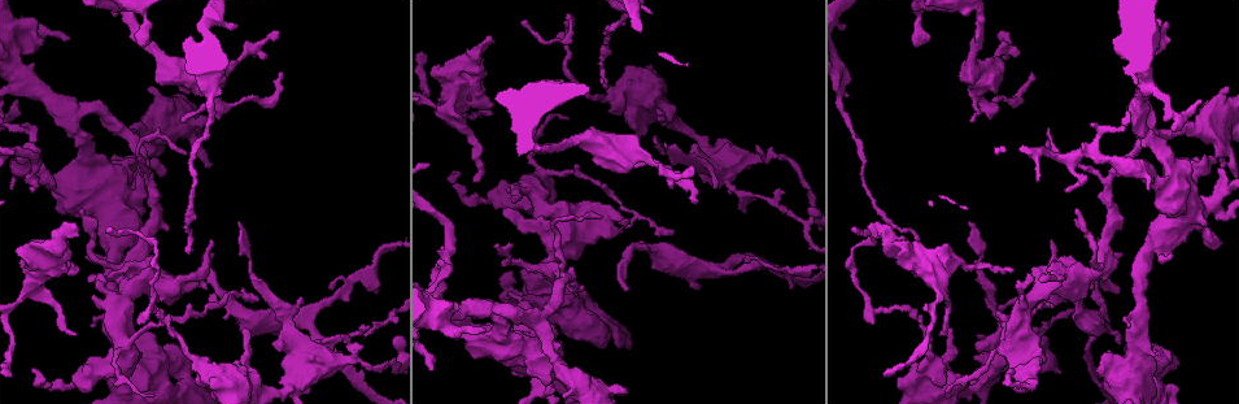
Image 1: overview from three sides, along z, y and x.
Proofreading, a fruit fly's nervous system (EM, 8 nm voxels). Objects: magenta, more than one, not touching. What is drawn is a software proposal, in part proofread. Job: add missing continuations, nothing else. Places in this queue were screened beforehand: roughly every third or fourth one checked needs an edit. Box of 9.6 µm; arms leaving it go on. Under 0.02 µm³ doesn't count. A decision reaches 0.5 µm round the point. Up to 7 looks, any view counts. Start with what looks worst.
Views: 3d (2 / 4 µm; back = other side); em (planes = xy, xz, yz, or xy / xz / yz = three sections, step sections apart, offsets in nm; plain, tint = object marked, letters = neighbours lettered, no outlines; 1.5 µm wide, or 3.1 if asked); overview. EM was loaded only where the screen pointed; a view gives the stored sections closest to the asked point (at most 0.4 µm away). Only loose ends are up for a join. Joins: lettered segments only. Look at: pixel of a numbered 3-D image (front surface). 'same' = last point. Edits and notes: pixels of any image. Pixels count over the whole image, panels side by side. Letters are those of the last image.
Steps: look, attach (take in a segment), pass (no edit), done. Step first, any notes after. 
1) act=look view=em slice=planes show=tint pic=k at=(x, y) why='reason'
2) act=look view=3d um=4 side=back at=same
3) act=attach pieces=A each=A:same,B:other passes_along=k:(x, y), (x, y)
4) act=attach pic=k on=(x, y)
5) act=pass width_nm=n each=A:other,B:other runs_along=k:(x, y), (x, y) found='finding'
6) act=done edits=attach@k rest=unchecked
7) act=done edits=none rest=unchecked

act=look view=3d um=2 pic=1 at=(491, 41) why='an open end'

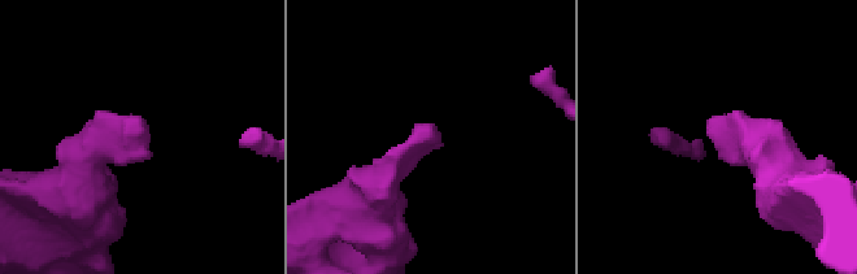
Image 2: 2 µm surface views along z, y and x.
act=look view=em slice=planes show=letters pic=2 at=(147, 127) why='need the tissue'

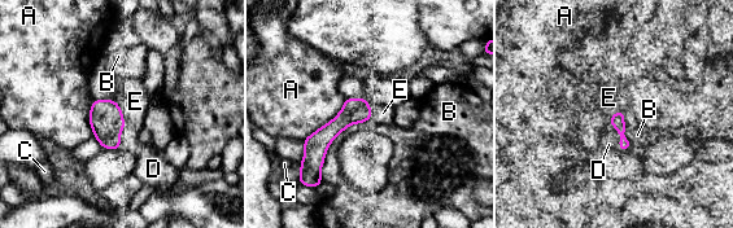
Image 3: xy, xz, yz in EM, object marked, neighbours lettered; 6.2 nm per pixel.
act=attach pieces=E each=A:other,B:other,C:other,D:other,E:same found='the neuron continues'

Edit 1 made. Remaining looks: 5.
act=look view=overview

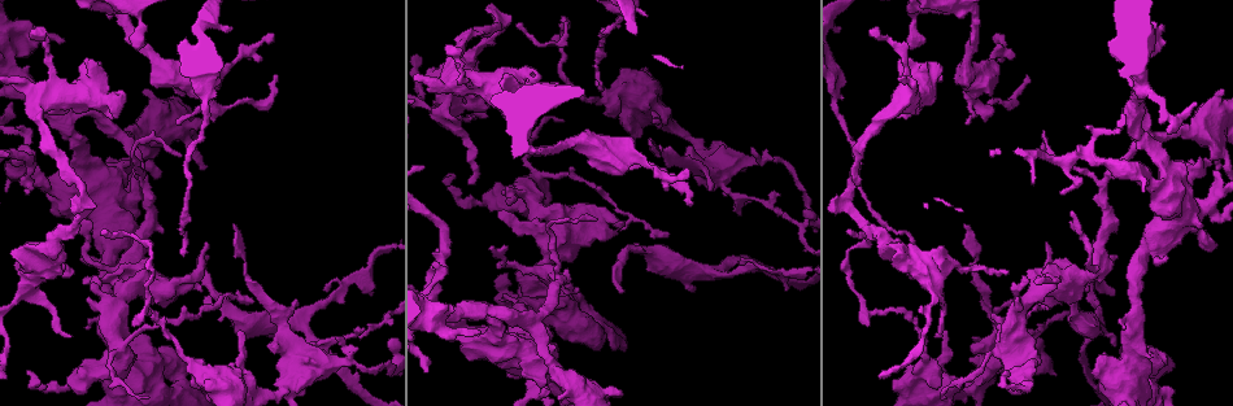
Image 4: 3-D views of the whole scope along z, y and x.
act=look view=3d um=4 pic=4 at=(294, 302) why='tapers out'

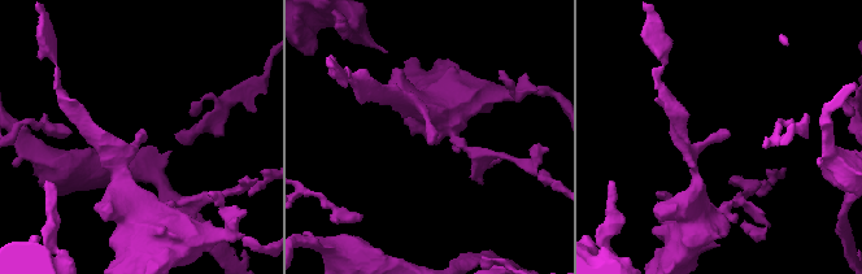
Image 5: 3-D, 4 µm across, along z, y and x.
act=look view=em slice=xy step=8 show=letters pic=5 at=(728, 132) why='now the EM'

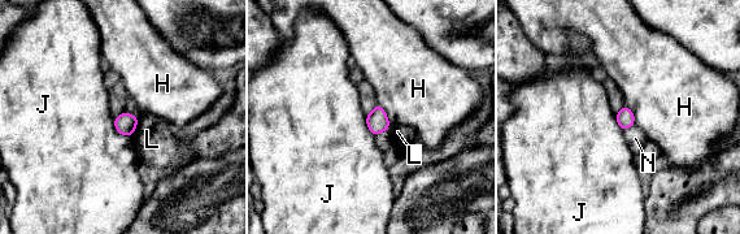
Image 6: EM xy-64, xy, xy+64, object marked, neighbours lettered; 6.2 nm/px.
act=pass longest_contact=H:180nm each=H:other,J:other,L:other,N:other border=6:(377, 103), (384, 111), (391, 126) found='no lettered segment goes on from it'

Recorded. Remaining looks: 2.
act=look view=em slice=xz step=4 show=letters pic=4 at=(946, 329) why='free end'

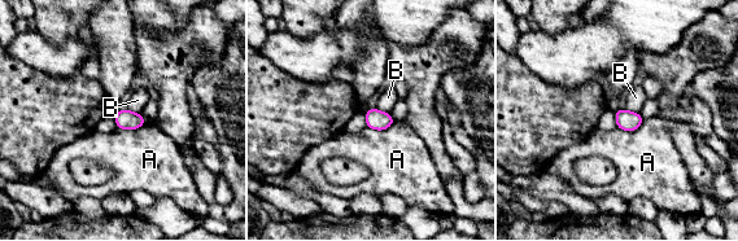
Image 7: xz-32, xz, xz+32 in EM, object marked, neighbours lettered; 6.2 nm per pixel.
act=look view=em slice=planes show=letters at=same

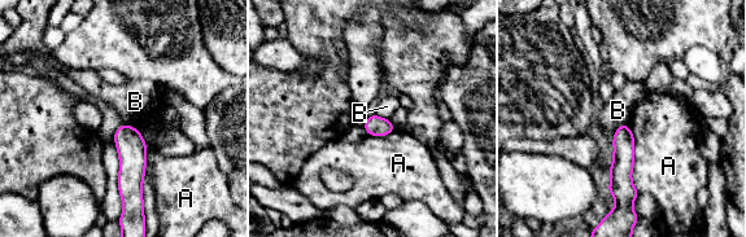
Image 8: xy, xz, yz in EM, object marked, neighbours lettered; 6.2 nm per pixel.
act=pass each=A:other,B:other border=8:(627, 124), (638, 193) found='no lettered segment goes on from it'

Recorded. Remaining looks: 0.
act=done edits=attach@3 rest=unchecked

